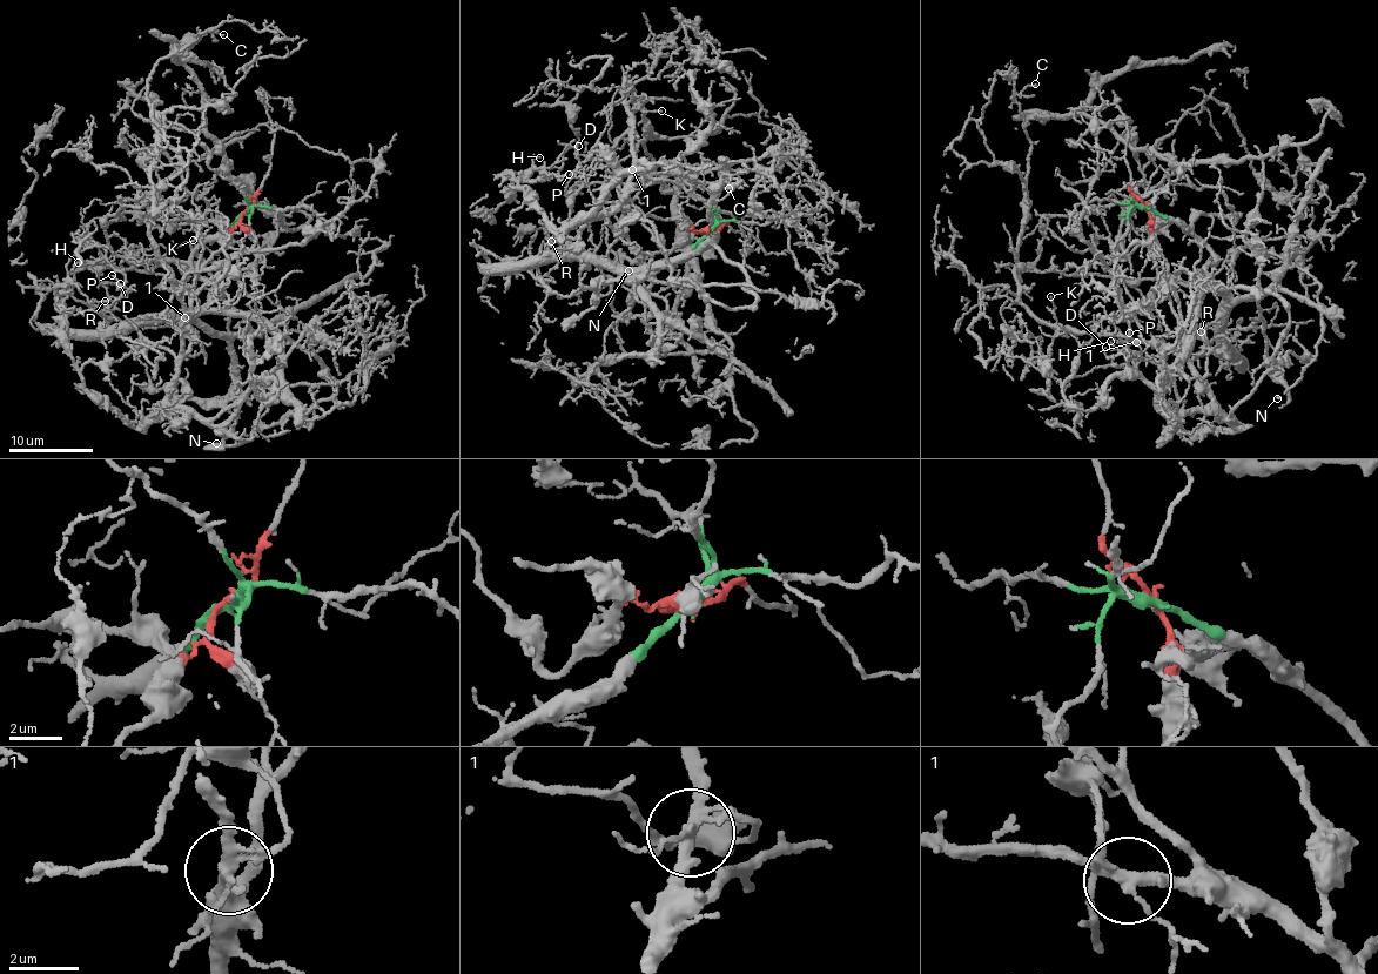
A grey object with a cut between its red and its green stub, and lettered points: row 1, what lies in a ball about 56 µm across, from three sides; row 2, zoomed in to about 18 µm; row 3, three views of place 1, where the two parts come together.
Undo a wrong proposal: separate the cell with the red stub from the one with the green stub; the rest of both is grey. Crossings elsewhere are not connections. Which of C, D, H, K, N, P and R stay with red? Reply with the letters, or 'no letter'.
C, D, H, K, P, R

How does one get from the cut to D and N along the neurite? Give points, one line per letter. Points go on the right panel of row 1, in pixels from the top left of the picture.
D: (1143, 207), (1183, 353), (1236, 425), (1184, 430), (1164, 415), (1163, 370), (1138, 356), (1117, 368), (1104, 347)
N: (1143, 207), (1192, 232), (1214, 261), (1207, 274), (1232, 299), (1292, 291), (1319, 313), (1317, 353), (1276, 397)

